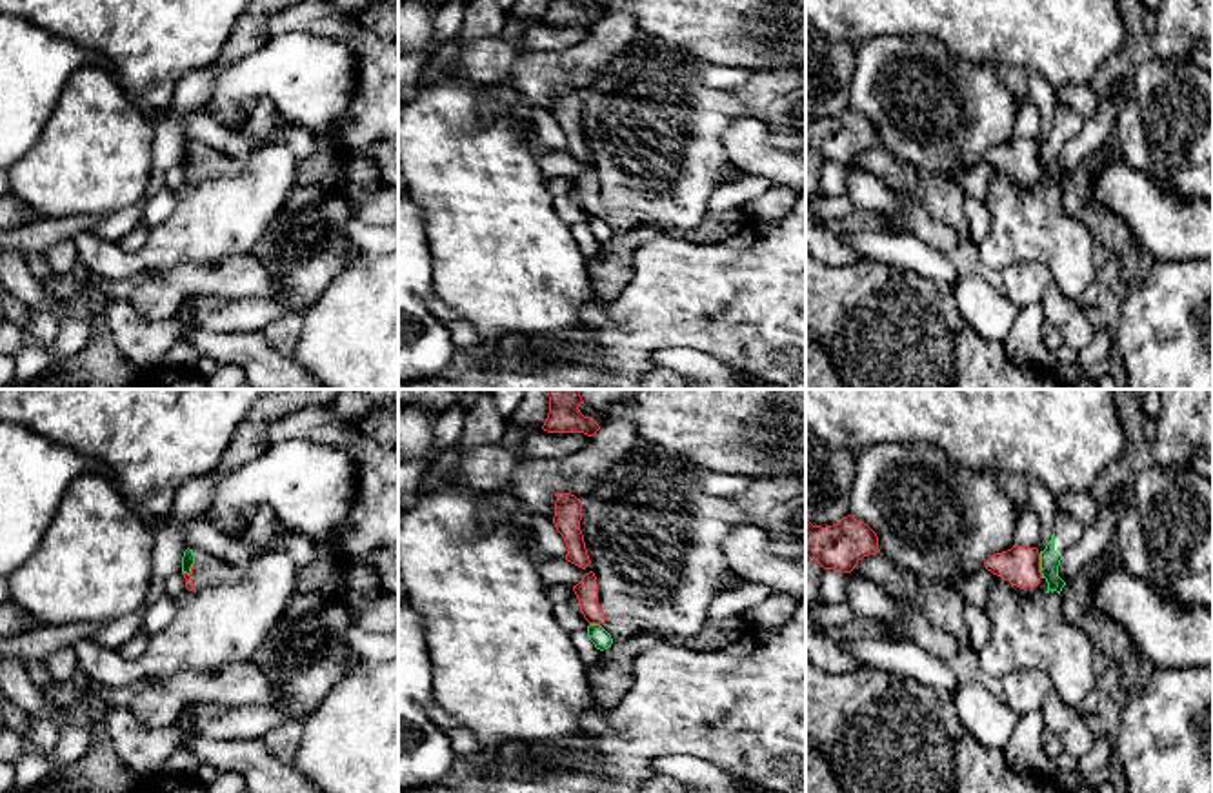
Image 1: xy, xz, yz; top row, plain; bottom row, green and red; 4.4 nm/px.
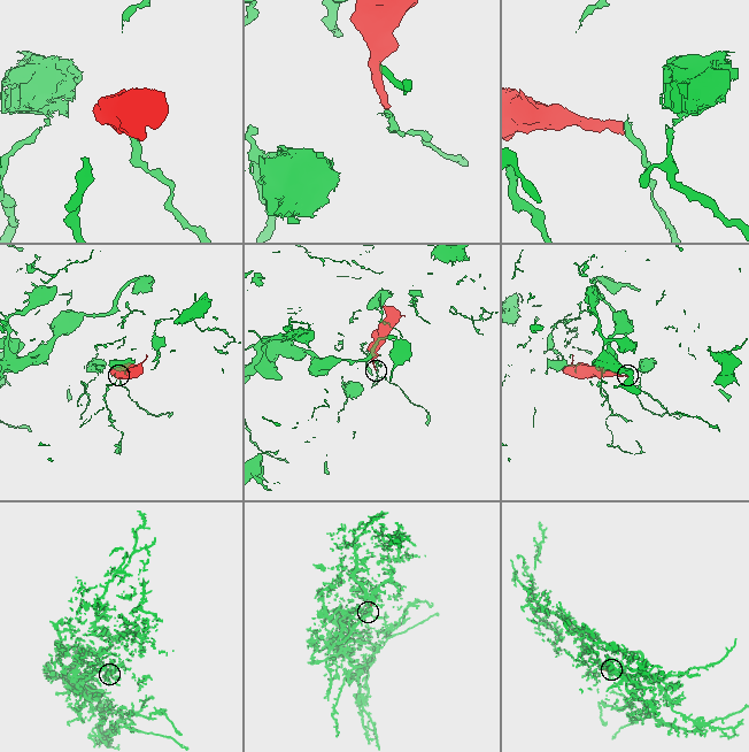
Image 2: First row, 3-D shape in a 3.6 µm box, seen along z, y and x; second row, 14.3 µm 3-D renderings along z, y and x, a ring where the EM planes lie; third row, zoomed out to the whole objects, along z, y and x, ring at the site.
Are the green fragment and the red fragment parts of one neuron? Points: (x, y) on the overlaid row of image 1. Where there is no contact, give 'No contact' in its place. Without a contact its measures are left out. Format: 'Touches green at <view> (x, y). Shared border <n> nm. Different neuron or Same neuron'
Touches green at yz (1041, 566). Shared border 110 nm. Different neuron

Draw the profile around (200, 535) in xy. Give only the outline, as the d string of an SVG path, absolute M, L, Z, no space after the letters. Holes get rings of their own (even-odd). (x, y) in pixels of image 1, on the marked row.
M269 504L255 506L251 529L244 538L222 535L206 515L196 515L187 522L185 544L193 551L209 553L227 564L242 567L251 557L267 549L276 538L278 515Z

